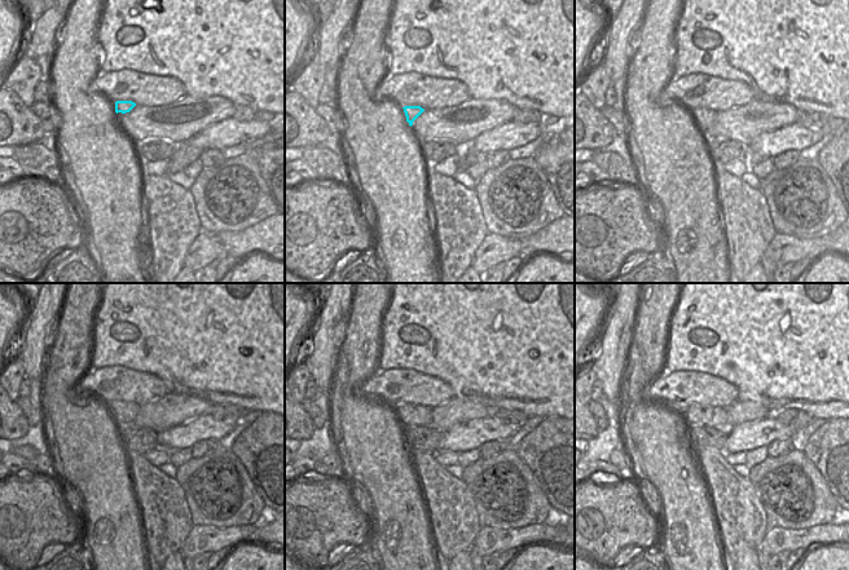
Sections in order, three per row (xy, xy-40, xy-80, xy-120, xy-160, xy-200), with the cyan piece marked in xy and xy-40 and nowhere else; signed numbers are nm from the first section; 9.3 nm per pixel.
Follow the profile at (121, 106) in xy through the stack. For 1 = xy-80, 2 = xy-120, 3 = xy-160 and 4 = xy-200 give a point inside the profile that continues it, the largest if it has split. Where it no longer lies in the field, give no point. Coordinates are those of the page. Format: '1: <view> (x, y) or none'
1: xy-80 (704, 118)
2: xy-120 (126, 412)
3: xy-160 (410, 414)
4: xy-200 (711, 416)

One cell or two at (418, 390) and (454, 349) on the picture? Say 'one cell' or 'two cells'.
two cells

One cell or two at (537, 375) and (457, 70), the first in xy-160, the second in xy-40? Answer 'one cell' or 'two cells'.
one cell

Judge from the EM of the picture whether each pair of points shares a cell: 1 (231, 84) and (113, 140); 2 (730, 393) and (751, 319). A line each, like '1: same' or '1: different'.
1: different
2: different

